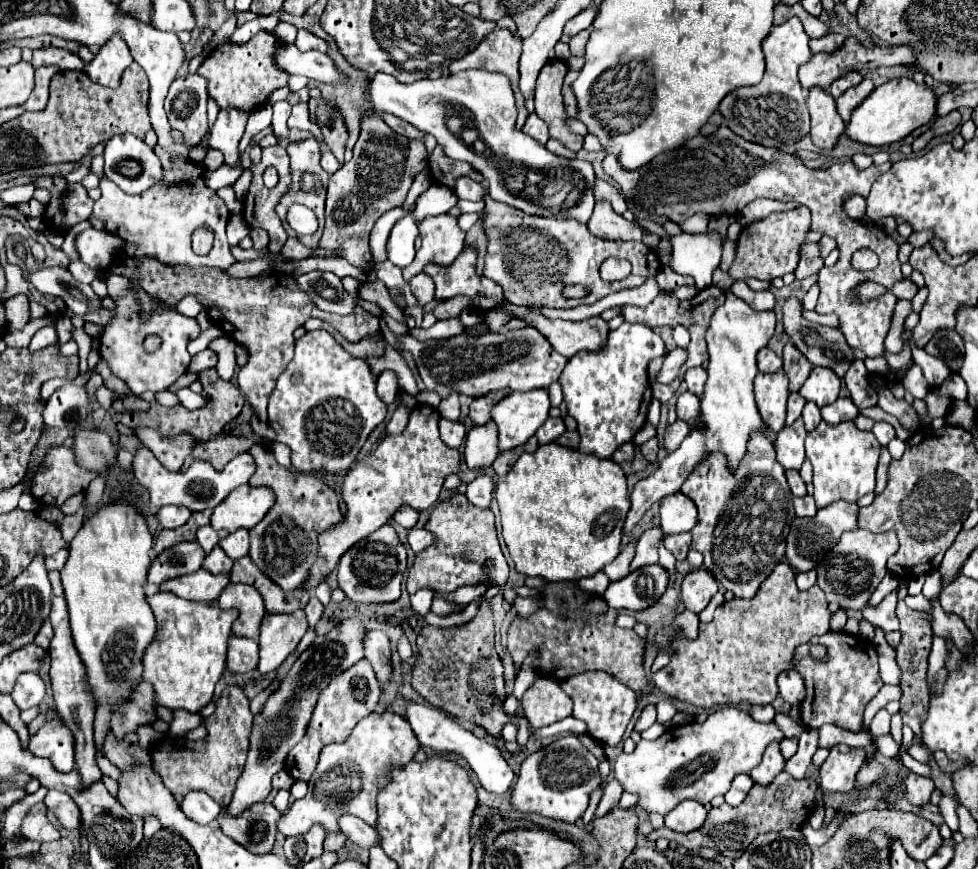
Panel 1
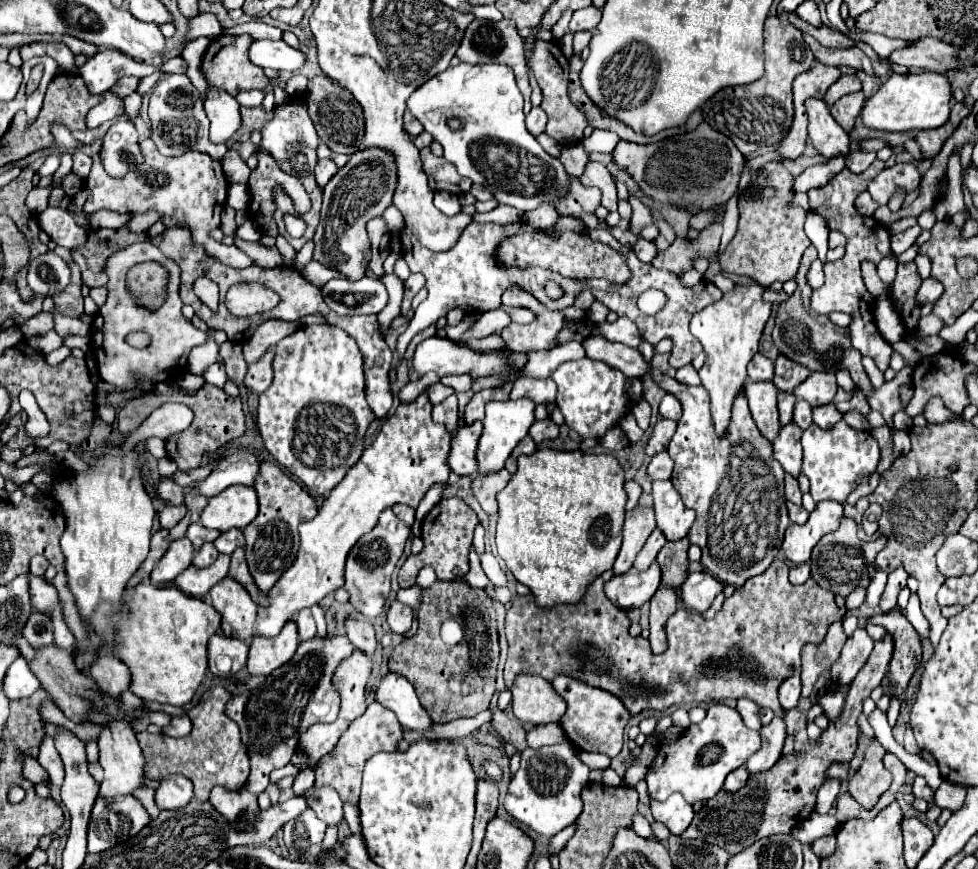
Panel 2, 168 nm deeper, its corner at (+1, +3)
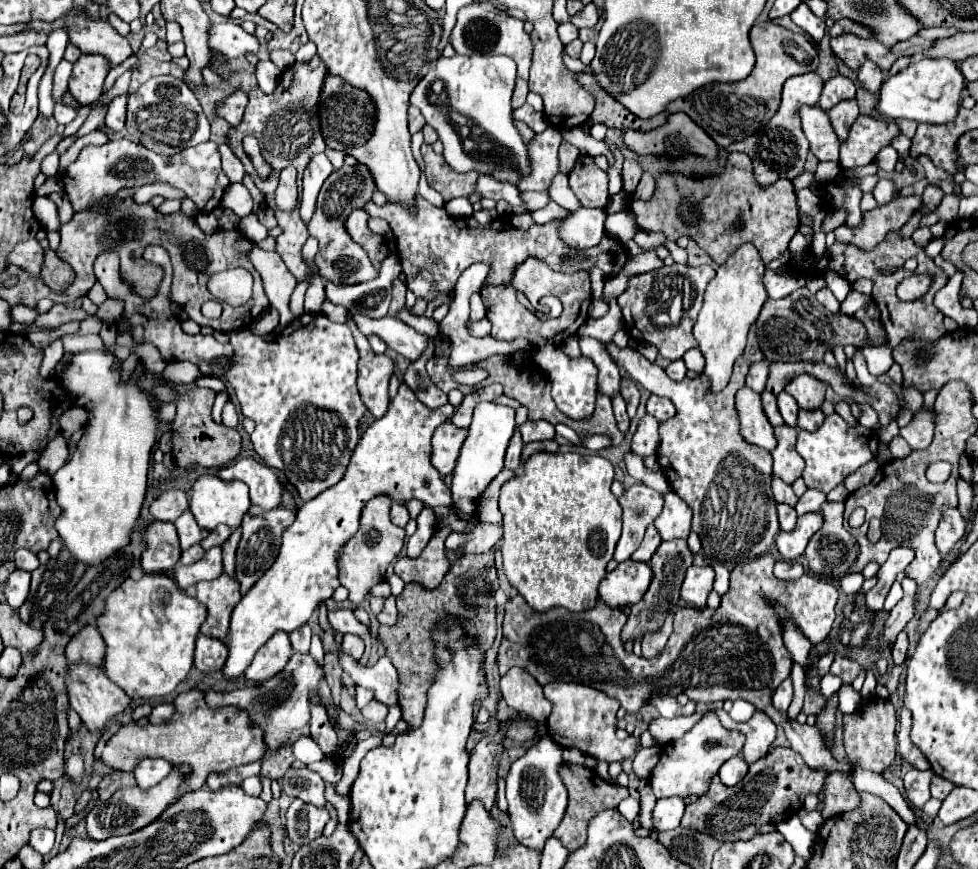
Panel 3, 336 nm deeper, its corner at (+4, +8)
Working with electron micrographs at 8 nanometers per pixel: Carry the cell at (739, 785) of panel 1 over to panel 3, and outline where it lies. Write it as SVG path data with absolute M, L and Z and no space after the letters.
M734 756L734 758L730 758L728 762L722 764L718 776L720 776L720 782L724 786L734 786L734 784L738 784L744 778L746 772L748 772L748 764L744 762L744 758Z

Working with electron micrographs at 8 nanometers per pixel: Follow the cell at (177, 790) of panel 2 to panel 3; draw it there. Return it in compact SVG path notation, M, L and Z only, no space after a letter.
M144 758L144 760L136 762L136 766L134 766L132 772L136 776L138 786L146 790L146 788L152 788L162 778L166 778L170 774L170 770L172 770L172 764L166 762L166 760L162 760L162 758L156 758L156 760Z

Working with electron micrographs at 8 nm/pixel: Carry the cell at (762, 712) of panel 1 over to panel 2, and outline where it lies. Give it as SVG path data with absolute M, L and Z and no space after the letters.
M739 699L737 701L737 711L741 713L743 723L749 729L757 729L759 731L759 727L761 727L761 723L759 723L759 711L761 711L761 707L755 701L751 701L751 699Z

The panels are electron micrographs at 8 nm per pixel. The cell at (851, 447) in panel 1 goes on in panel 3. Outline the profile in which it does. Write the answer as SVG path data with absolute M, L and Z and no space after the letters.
M832 414L832 416L826 416L824 424L816 432L800 430L796 450L806 462L806 468L802 472L806 486L822 490L822 492L830 492L834 486L842 484L848 474L852 474L862 464L876 458L878 434L876 430L868 430L860 424L848 426L838 414Z

